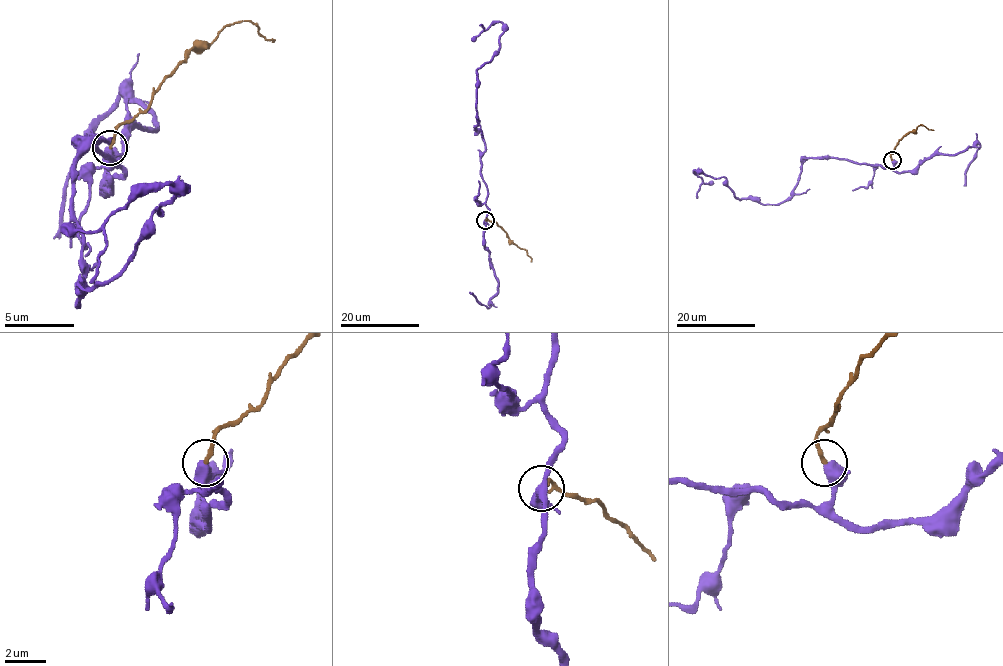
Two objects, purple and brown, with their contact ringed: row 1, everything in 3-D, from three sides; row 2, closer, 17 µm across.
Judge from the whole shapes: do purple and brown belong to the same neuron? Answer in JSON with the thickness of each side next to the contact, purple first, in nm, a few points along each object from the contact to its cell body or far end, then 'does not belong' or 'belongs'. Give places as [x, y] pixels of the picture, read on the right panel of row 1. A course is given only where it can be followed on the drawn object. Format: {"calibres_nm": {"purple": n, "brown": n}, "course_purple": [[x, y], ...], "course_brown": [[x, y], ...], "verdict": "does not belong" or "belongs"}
{"calibres_nm": {"purple": 380, "brown": 220}, "course_purple": [[892, 160], [883, 168], [806, 158], [793, 194], [778, 204], [738, 199], [725, 177], [696, 170], [698, 198]], "course_brown": [[892, 160], [894, 149], [905, 135], [921, 124], [933, 130]], "verdict": "belongs"}

